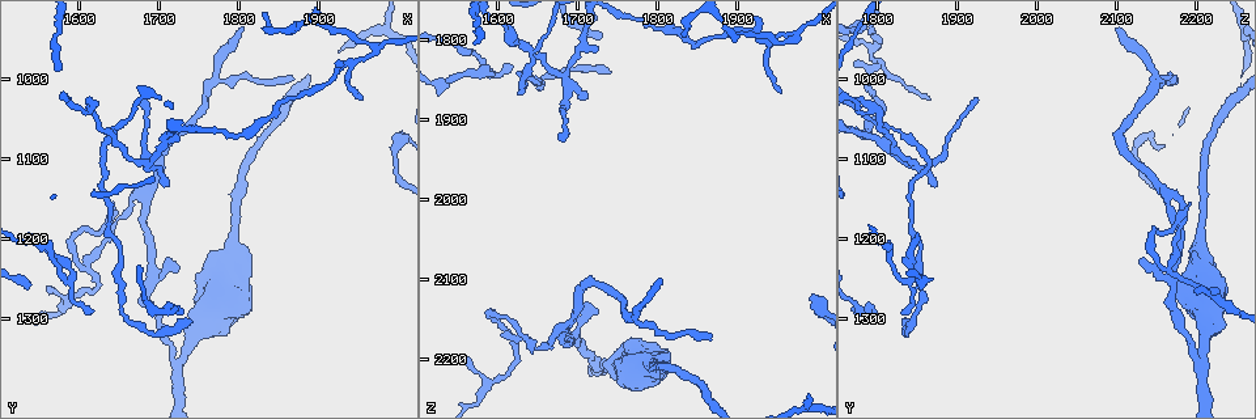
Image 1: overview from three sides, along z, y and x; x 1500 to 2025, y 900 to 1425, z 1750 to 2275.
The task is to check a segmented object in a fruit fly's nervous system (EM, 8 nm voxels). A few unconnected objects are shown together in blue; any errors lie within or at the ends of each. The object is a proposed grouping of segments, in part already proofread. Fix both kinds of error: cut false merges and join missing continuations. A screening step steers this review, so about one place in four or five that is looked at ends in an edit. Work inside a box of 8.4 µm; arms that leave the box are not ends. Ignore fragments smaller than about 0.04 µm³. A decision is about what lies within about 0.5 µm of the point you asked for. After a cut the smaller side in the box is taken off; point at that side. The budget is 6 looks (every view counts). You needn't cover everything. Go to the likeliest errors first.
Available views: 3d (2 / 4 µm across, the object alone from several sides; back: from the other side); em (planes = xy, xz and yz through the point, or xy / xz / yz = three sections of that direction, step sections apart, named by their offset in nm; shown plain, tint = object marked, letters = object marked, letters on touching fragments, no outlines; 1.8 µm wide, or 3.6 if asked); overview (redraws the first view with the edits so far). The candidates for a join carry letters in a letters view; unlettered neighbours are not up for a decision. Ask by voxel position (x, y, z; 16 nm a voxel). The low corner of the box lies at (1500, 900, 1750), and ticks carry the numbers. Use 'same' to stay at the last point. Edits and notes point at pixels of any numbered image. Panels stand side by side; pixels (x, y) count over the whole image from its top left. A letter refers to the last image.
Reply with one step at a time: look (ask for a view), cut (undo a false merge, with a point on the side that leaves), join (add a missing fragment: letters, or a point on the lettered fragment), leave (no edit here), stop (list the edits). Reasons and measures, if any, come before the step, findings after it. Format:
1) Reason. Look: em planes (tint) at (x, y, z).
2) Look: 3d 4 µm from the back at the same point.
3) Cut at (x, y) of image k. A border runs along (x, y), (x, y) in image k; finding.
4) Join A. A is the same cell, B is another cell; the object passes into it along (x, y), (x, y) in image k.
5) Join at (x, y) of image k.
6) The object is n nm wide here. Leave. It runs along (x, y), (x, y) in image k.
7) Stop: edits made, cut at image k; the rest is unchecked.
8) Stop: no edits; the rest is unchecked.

Sharp bend. Look: em xz step 16 (tint) at (1645, 1070, 1830).

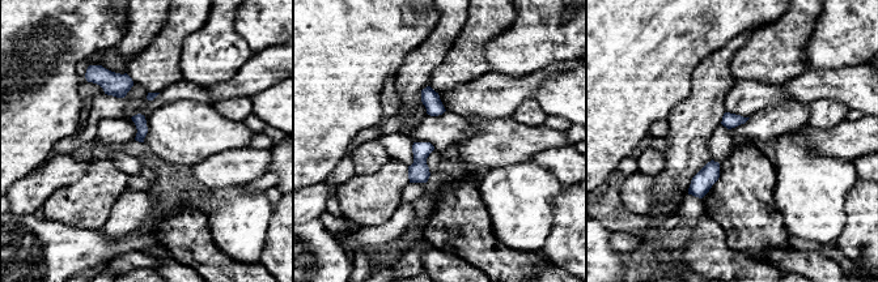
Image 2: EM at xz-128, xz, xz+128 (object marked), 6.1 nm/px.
Look: em planes (letters) at the same point.

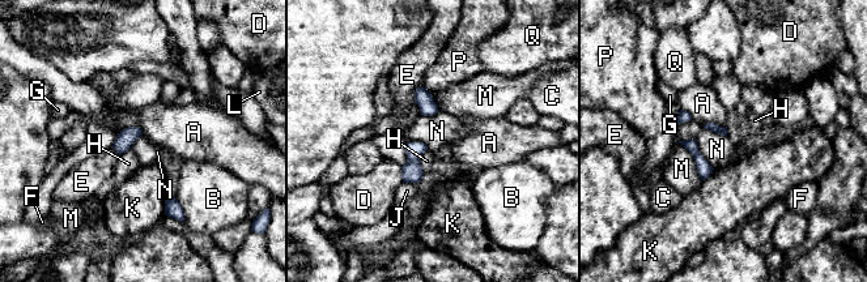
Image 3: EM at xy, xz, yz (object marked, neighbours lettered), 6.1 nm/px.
Leave. A, B, C, D, E, F, G, H, J, K, L, M, N, P and Q are other cells; a border runs along (695, 140), (698, 152), (713, 169) in image 3; one neuron here.

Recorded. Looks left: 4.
Calibre changes. Look: 3d 4 µm at (1730, 1355, 2210).

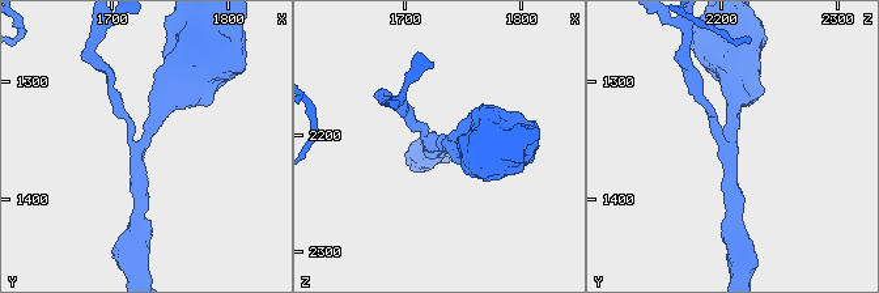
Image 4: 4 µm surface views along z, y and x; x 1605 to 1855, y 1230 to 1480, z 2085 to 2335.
3 arms meet here. Look: em xz step 4 (tint) at (1728, 1352, 2208).

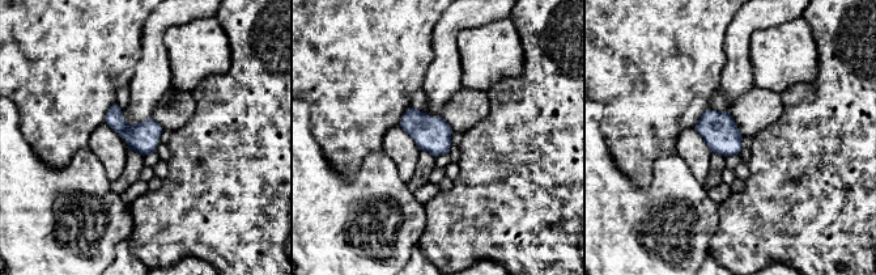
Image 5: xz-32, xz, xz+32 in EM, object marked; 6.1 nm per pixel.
Look: em xy step 16 (letters) at the same point.

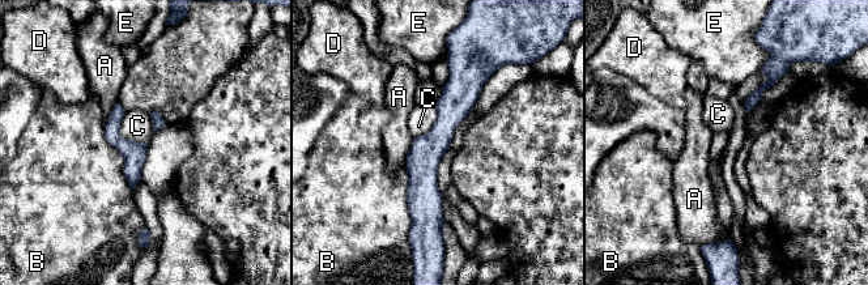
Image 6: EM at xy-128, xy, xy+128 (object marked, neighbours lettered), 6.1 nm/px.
Leave. A, B, C, D and E are other cells; it runs along (452, 66), (455, 103), (425, 153), (432, 221) in image 6; one neuron here.

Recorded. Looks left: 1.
Stop: no edits; the rest is unchecked.

